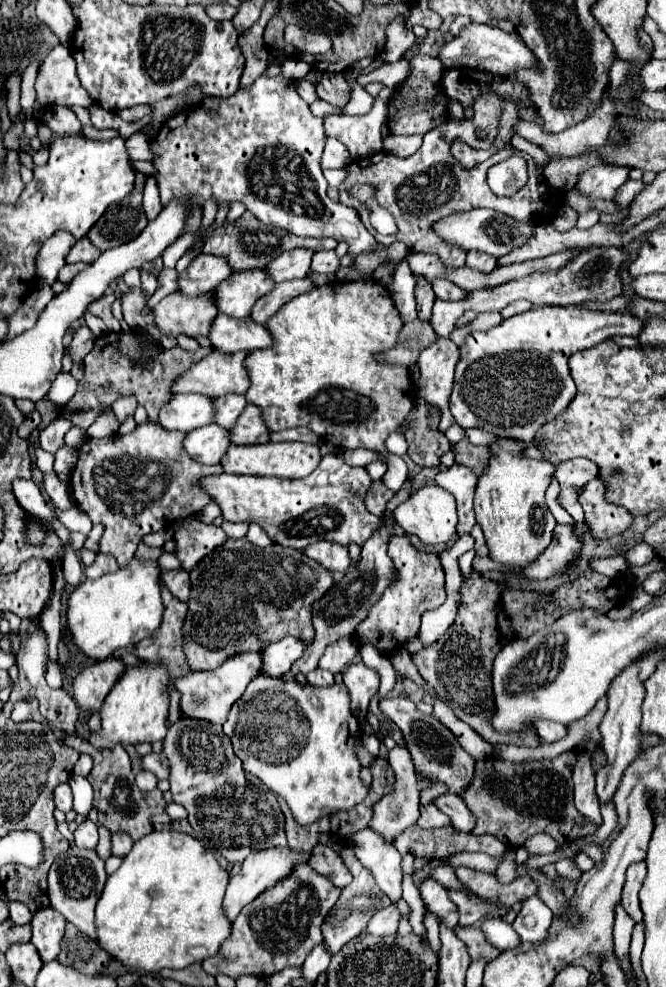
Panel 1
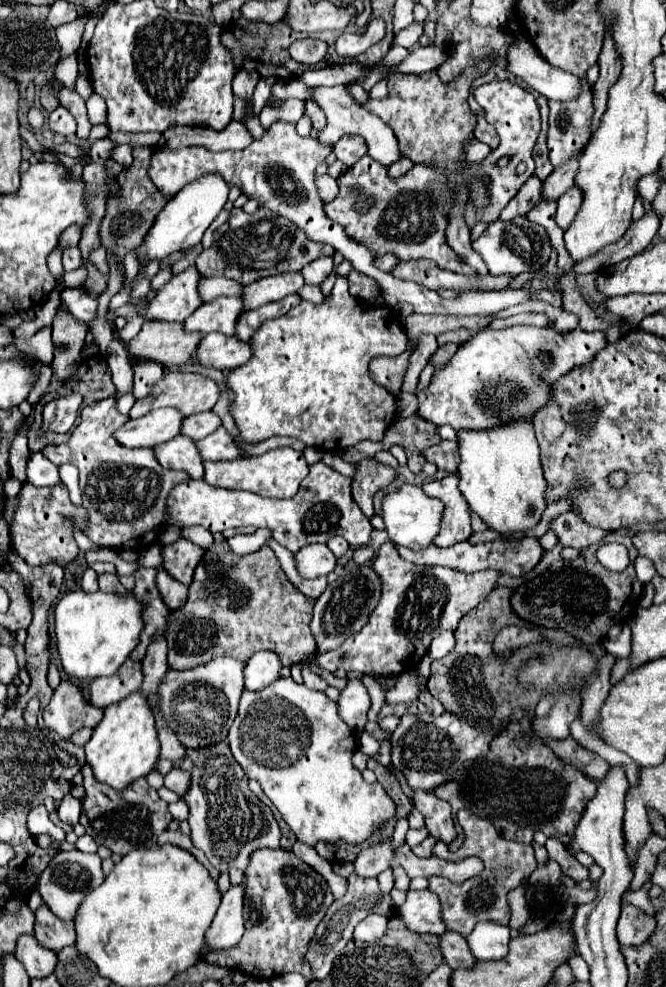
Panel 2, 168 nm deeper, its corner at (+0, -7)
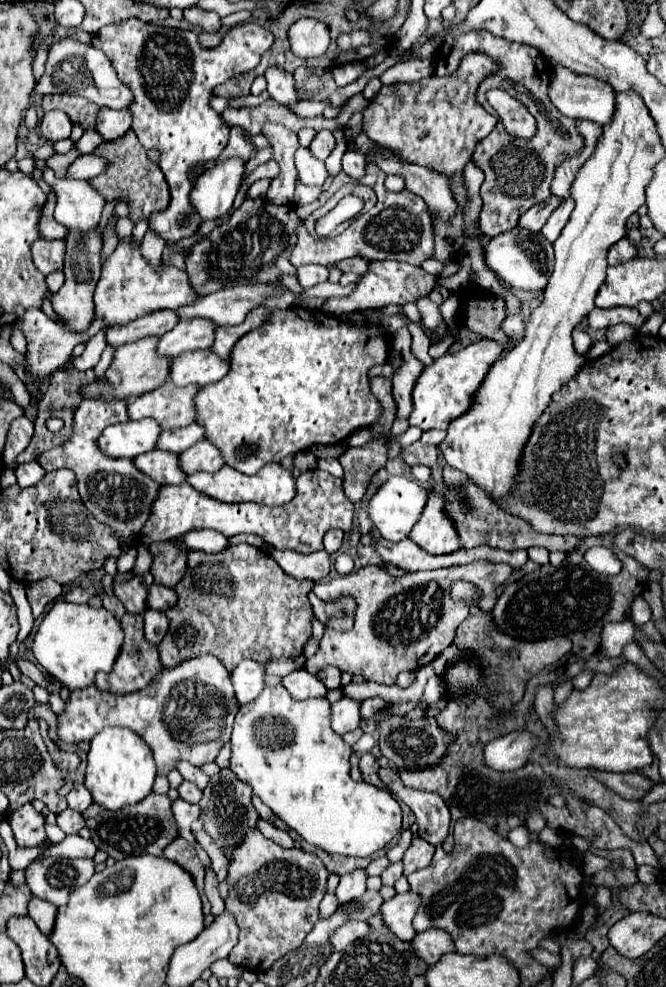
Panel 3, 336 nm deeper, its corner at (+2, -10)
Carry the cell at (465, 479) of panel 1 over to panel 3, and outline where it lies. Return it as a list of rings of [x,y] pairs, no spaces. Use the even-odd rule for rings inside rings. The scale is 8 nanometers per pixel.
[[[429,493],[429,501],[421,513],[421,519],[409,533],[409,539],[429,555],[447,555],[461,547],[457,531],[445,515],[443,505],[445,499],[441,495]]]

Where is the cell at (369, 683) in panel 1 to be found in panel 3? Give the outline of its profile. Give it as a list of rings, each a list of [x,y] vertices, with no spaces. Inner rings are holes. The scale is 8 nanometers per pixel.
[[[339,699],[331,703],[331,727],[335,733],[343,735],[359,727],[359,701],[355,699]]]

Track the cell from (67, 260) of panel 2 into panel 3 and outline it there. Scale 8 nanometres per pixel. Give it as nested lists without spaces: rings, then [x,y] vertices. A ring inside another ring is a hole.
[[[37,239],[31,245],[31,257],[35,267],[49,275],[53,271],[63,269],[63,257],[65,257],[65,241],[63,239]]]

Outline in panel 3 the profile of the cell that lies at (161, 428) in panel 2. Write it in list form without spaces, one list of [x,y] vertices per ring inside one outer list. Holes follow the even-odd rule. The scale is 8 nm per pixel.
[[[153,419],[125,421],[119,425],[109,425],[97,439],[99,449],[113,459],[133,459],[141,453],[155,449],[157,435],[161,427]]]

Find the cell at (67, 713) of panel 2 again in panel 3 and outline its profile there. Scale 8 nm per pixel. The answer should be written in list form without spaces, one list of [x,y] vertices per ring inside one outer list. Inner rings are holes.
[[[199,655],[185,663],[179,663],[173,669],[163,669],[161,675],[157,675],[157,679],[149,683],[149,687],[129,693],[129,695],[111,695],[109,691],[101,691],[95,685],[81,691],[73,691],[65,705],[65,713],[59,715],[57,733],[61,741],[79,743],[79,741],[91,741],[105,727],[127,727],[135,731],[139,737],[143,737],[149,749],[153,751],[157,773],[167,775],[169,771],[175,769],[179,761],[191,761],[197,767],[205,763],[213,763],[221,747],[229,743],[231,739],[231,727],[233,727],[233,719],[237,711],[239,711],[239,705],[233,693],[229,671],[221,665],[217,657]]]

